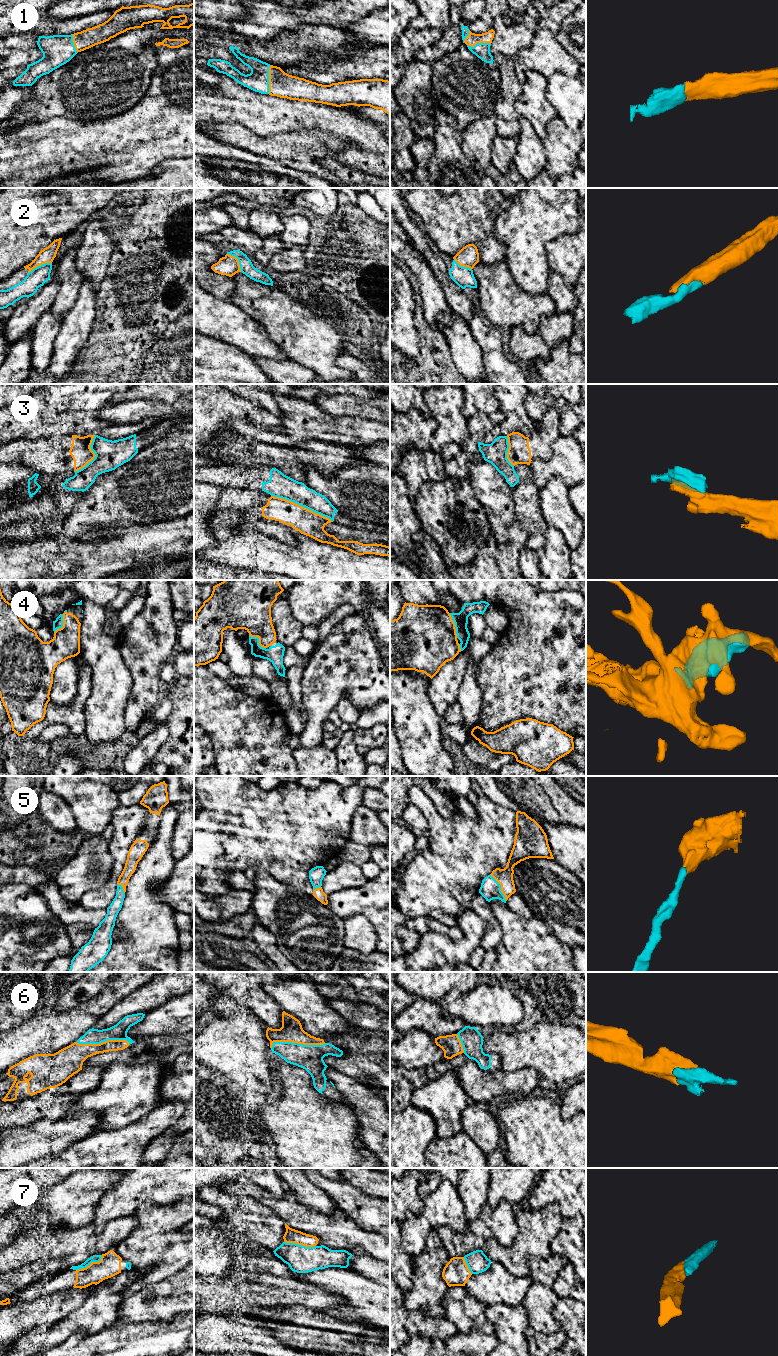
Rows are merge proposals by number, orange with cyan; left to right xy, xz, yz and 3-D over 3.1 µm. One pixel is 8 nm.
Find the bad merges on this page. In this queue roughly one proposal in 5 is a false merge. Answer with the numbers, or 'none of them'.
3

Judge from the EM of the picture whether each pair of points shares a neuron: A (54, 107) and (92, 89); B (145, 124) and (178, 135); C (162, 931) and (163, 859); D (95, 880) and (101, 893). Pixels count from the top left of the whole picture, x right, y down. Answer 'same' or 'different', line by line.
A: same
B: same
C: same
D: different

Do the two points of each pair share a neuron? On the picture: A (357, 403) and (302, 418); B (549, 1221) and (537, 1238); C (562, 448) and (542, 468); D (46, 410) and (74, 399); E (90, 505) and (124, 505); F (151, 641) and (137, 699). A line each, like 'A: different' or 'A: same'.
A: different
B: same
C: same
D: same
E: same
F: same

